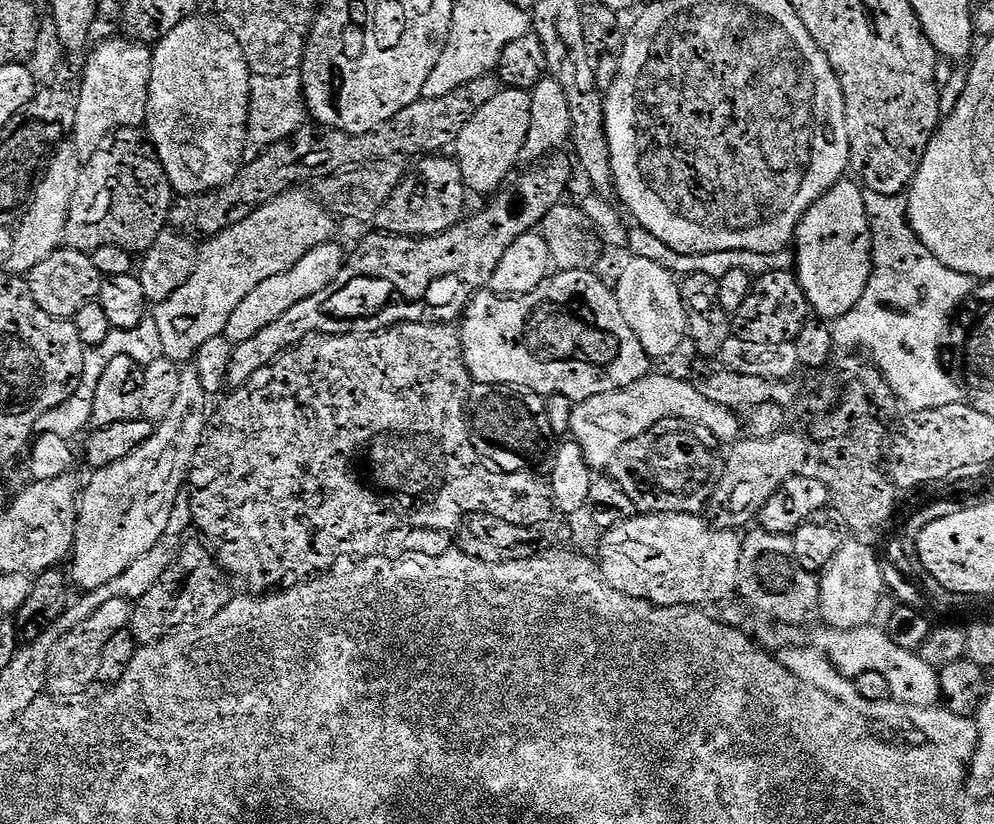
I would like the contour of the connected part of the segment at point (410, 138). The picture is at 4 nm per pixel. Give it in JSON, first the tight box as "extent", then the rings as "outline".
{"extent":[378,86,486,157],"outline":[[[462,86],[458,90],[450,90],[450,94],[442,98],[434,98],[431,101],[421,98],[406,106],[389,124],[379,128],[378,137],[380,136],[381,142],[384,143],[383,151],[388,154],[404,151],[410,157],[415,157],[420,151],[424,154],[440,154],[445,151],[447,144],[448,147],[455,145],[460,131],[472,121],[478,110],[482,110],[482,106],[486,106],[485,100],[476,102],[470,88],[472,86]]]}

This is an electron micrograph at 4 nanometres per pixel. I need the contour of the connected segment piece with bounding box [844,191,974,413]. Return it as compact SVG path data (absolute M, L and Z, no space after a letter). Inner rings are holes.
M865 191L866 214L872 228L872 273L866 282L862 298L850 310L846 318L848 341L844 348L848 352L865 352L867 359L882 377L889 393L893 392L908 407L909 413L922 410L938 410L942 406L961 403L962 388L950 380L940 368L940 343L948 328L948 319L956 307L972 292L974 281L971 276L958 274L942 266L921 246L921 242L908 225L908 201L903 195L887 196Z

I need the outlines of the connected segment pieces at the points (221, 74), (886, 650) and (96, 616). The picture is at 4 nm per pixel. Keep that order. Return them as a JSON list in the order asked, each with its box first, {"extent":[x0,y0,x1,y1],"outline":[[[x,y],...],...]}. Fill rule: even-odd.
[{"extent":[146,15,253,196],"outline":[[[204,15],[188,17],[158,41],[152,53],[152,73],[148,79],[146,136],[164,167],[173,193],[182,196],[197,196],[223,186],[236,175],[241,163],[240,151],[246,148],[248,91],[253,75],[234,34],[230,34],[219,19]]]},{"extent":[826,625,941,707],"outline":[[[868,625],[850,631],[833,631],[828,635],[826,650],[832,654],[830,662],[843,676],[855,679],[867,673],[880,675],[887,682],[889,697],[897,704],[931,707],[941,699],[937,669],[927,666],[917,653],[896,646],[883,629]]]},{"extent":[47,598,129,698],"outline":[[[108,598],[104,605],[95,610],[94,614],[75,626],[70,634],[63,635],[49,656],[47,691],[60,698],[75,698],[85,691],[91,685],[88,683],[93,683],[96,665],[100,662],[102,646],[106,646],[106,642],[110,642],[110,638],[114,638],[115,629],[129,617],[129,601]]]}]

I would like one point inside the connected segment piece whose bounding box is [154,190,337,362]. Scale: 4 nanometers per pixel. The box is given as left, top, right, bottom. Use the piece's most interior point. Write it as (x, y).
(266, 241)

